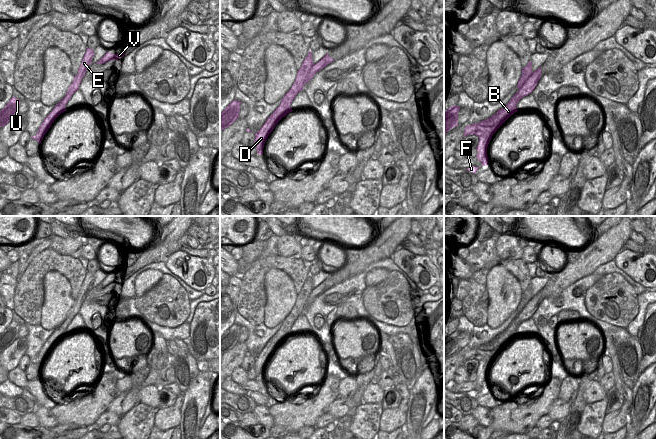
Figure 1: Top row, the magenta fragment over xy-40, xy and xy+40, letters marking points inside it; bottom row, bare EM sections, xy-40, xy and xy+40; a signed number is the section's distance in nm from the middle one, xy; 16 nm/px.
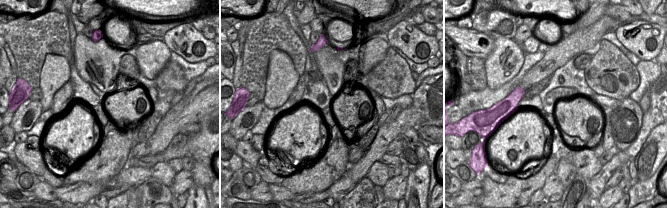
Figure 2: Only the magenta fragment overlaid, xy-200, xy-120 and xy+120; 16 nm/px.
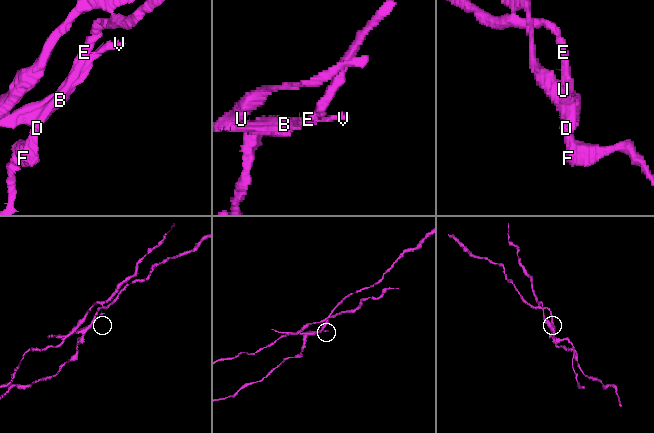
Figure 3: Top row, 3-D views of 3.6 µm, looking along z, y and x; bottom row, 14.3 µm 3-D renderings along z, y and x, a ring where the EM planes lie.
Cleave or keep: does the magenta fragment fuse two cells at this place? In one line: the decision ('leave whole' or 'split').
split

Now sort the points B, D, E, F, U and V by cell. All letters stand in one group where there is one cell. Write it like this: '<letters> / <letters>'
B U V / D E F

